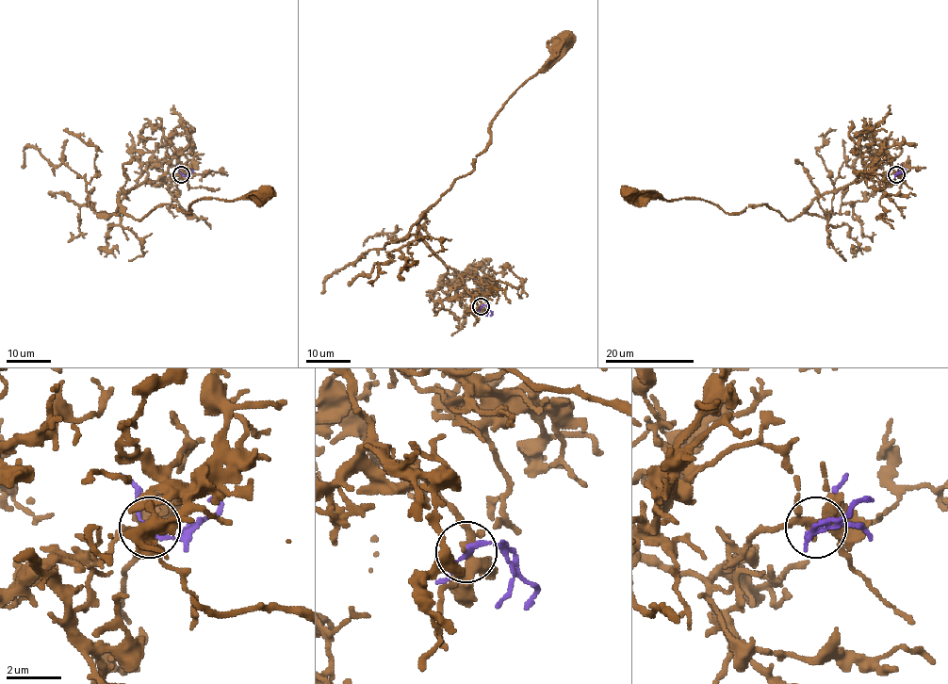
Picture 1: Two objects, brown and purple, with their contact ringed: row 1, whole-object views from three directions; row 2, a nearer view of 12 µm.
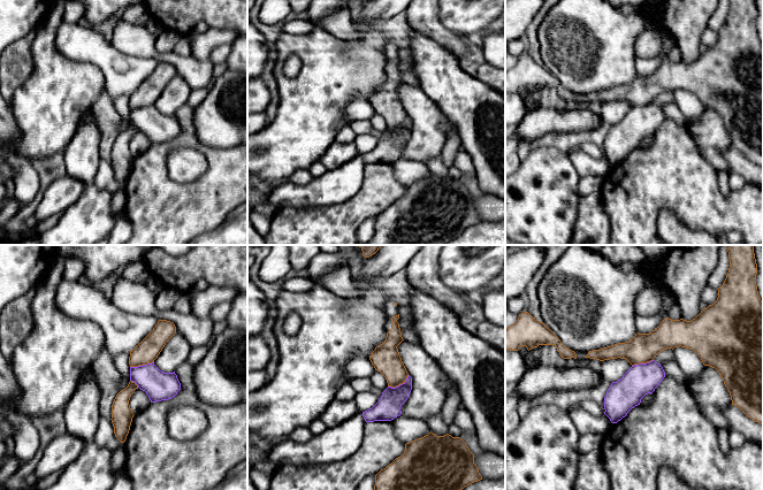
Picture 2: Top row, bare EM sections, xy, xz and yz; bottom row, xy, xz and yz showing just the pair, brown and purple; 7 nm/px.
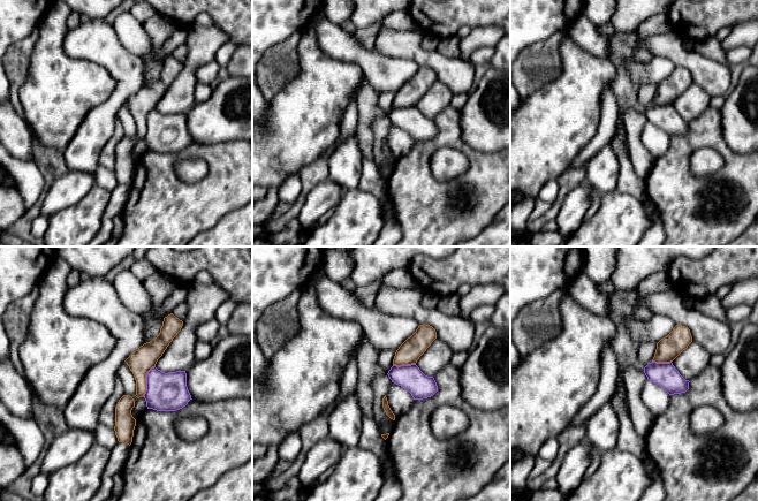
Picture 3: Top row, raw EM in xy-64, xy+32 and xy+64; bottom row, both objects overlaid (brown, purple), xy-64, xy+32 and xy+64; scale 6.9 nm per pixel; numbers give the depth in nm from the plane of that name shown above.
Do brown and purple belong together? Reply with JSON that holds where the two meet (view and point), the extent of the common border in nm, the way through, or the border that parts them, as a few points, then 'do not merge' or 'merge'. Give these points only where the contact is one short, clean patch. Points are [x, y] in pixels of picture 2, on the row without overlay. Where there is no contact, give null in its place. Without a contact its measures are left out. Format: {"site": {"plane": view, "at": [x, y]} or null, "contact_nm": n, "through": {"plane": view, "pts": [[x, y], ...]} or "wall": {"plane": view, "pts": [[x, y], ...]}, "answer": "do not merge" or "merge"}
{"site": {"plane": "xz", "at": [398, 127]}, "contact_nm": 170, "wall": {"plane": "xz", "pts": [[409, 117], [402, 125], [388, 129]]}, "answer": "do not merge"}

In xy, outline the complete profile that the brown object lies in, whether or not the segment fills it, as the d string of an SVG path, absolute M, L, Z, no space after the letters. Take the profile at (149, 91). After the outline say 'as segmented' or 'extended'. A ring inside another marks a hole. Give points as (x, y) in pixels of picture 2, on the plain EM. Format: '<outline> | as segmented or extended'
M159 62L153 72L130 93L130 109L154 105L166 85L176 76L176 69L167 62Z | as segmented

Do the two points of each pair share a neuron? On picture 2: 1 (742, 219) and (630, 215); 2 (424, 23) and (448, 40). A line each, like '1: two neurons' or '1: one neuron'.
1: one neuron
2: one neuron

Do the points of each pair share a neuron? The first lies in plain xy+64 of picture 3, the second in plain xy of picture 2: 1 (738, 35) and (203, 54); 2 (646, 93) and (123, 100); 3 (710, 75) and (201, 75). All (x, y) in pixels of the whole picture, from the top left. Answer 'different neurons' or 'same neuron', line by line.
1: same neuron
2: same neuron
3: same neuron

